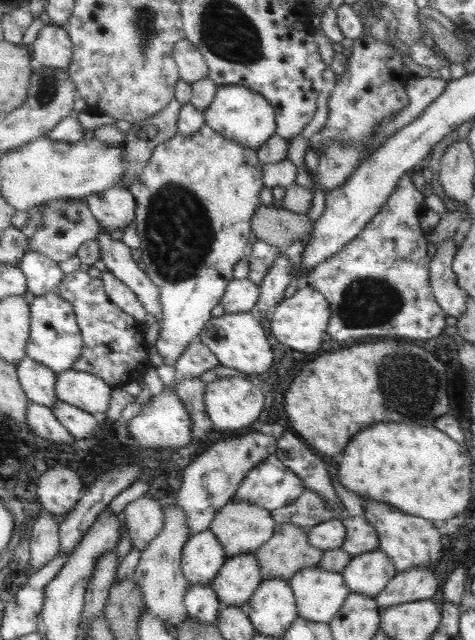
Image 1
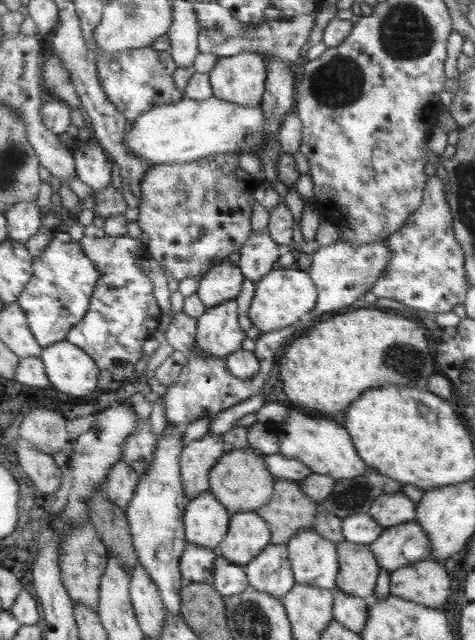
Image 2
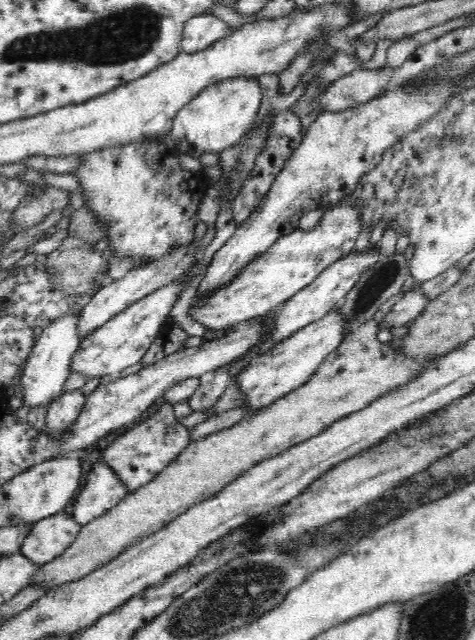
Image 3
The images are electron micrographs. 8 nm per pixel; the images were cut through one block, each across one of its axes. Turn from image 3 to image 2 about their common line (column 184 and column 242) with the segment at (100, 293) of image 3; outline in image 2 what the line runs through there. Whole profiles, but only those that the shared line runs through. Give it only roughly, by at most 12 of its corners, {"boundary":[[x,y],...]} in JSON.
{"boundary":[[266,229],[240,250],[244,277],[258,283],[277,268],[279,243]]}

